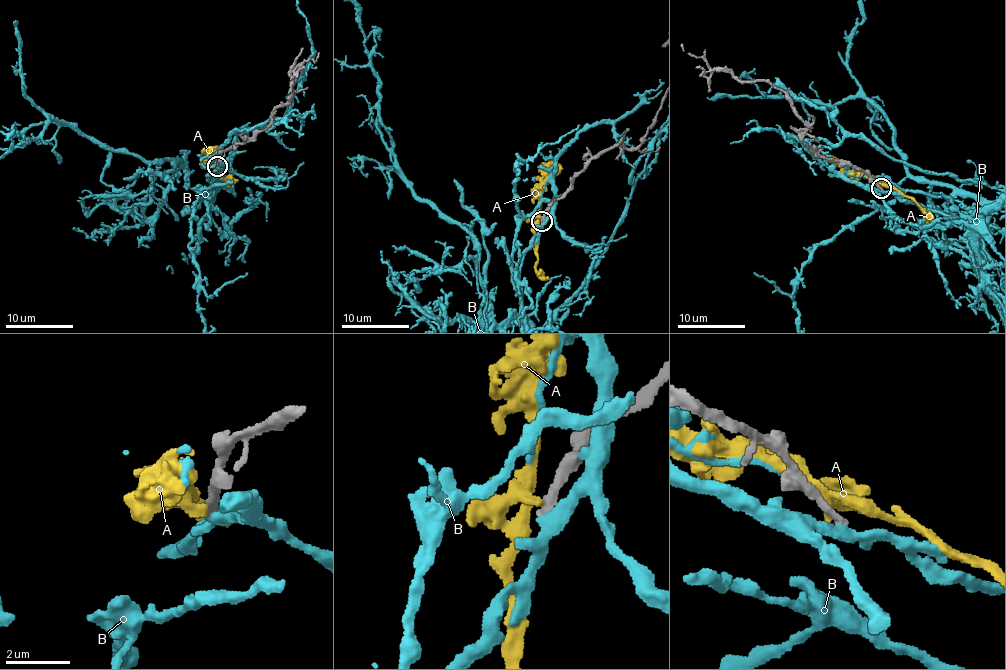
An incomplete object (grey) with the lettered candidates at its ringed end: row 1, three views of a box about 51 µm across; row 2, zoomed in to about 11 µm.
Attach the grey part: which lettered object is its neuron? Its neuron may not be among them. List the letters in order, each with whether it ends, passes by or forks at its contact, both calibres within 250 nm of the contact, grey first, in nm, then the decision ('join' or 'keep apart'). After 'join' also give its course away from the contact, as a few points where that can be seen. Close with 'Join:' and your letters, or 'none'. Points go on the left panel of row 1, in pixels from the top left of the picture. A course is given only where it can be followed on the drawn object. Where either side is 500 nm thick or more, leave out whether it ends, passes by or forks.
A: it ends | 280/320 nm | keep apart
B: it passes by | 260/360 nm | keep apart
Join: none

